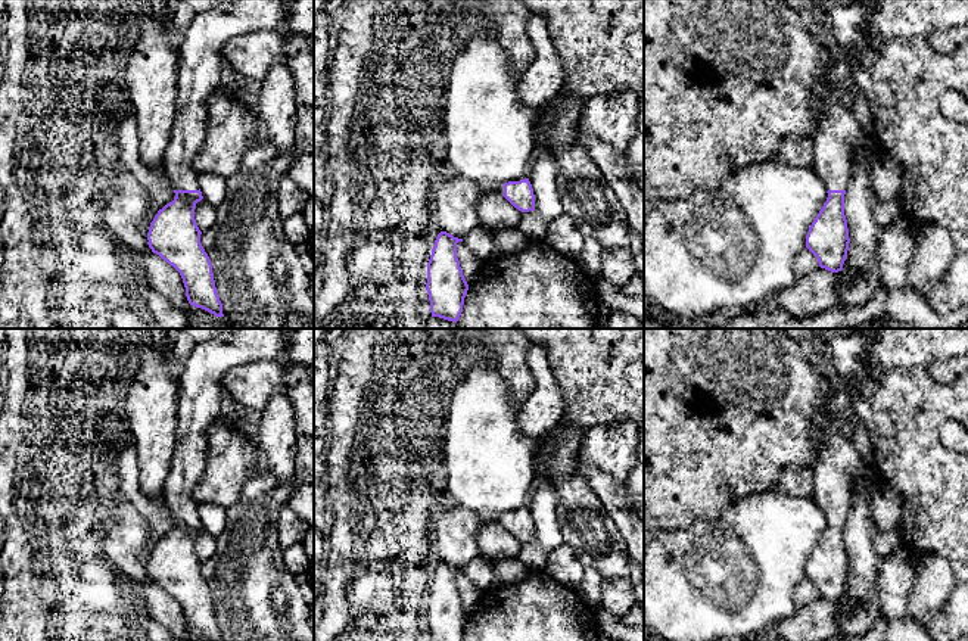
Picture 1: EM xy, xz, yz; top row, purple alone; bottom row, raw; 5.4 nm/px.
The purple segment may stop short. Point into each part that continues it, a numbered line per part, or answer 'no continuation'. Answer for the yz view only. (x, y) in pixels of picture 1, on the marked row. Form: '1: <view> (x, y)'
1: yz (837, 137)

